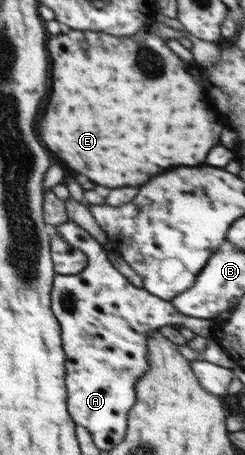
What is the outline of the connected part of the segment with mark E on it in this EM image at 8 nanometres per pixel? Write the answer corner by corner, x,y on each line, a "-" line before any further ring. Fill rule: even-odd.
156,25
149,28
141,28
137,33
123,38
119,36
109,36
105,32
85,32
82,30
65,29
67,34
59,34
55,38
51,38
47,42
49,48
49,56
51,56
51,96
45,108
45,114
39,122
39,136
45,142
45,146
65,162
65,166
69,166
71,170
85,174
89,180
107,186
107,188
121,188
121,186
141,186
145,184
149,178
161,174
161,170
169,170
173,166
199,166
205,162
205,156
209,154
209,150
213,146
219,144
219,134
221,134
221,118
213,106
213,102
209,100
209,96
205,94
203,86
195,80
193,74
187,72
185,61
173,52
173,49
167,45
167,40
157,32

